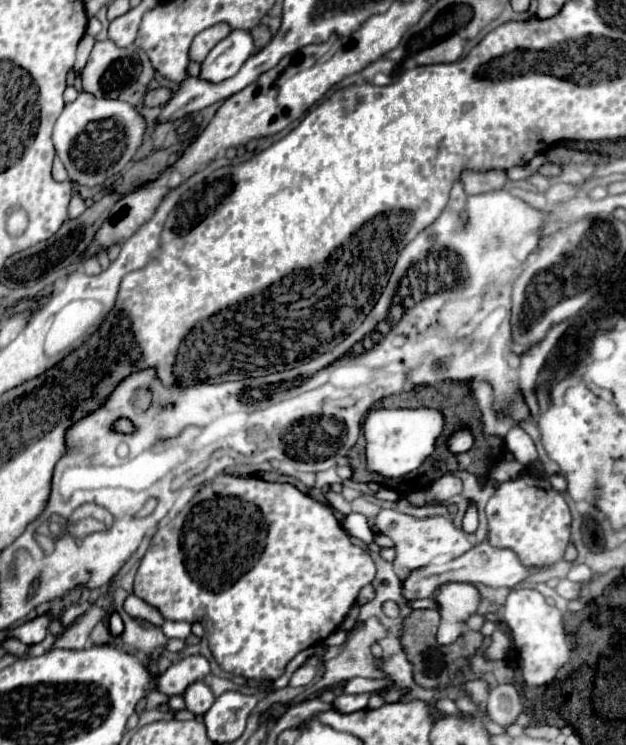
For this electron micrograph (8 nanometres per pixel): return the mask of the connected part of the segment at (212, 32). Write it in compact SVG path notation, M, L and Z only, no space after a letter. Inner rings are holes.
M216 24L216 26L200 32L194 38L192 46L190 46L190 58L194 62L202 62L206 58L206 54L212 50L212 46L216 46L216 42L220 42L228 34L230 34L230 26L228 24Z

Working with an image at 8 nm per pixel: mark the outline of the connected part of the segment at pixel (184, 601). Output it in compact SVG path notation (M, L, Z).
M220 474L210 484L206 484L182 508L182 512L176 518L172 518L168 524L158 528L158 532L154 534L154 538L148 546L148 552L144 554L144 558L140 562L140 568L138 568L138 574L134 580L134 594L138 598L142 598L144 602L156 606L166 620L184 620L190 624L202 622L210 650L224 672L232 672L246 680L276 680L278 676L284 674L288 662L300 650L324 640L338 628L338 624L348 614L350 606L356 602L360 588L370 584L374 580L374 574L376 574L376 568L374 568L374 562L368 556L368 552L362 550L360 546L352 544L350 536L344 532L344 528L340 526L340 522L336 520L336 516L332 514L332 510L326 504L310 498L308 494L302 494L292 484L272 484L258 476Z

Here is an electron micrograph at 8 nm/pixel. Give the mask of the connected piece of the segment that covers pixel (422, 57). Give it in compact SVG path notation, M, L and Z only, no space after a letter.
M454 34L452 38L446 38L430 48L420 50L414 60L416 64L438 64L438 62L454 62L456 58L460 58L464 52L464 40Z

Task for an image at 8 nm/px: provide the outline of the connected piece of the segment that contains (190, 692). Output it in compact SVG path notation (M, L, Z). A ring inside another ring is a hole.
M196 680L186 688L184 700L186 700L186 708L200 718L210 710L210 706L214 704L216 698L214 698L212 690L202 680Z

